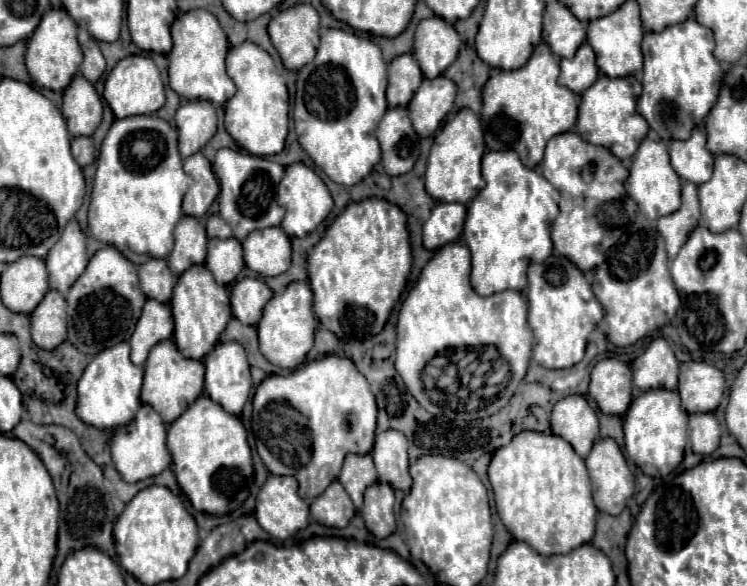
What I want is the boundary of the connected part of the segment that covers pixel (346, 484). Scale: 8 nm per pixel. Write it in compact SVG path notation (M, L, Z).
M349 454L345 458L343 470L339 474L339 482L343 482L343 488L351 496L357 510L363 506L363 494L365 490L377 482L377 470L373 466L373 458L369 454Z

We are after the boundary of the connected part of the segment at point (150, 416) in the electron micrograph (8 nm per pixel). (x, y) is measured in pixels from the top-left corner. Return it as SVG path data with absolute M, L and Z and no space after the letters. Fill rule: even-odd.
M147 404L139 408L137 418L131 424L113 430L113 438L111 438L113 466L119 470L125 482L147 480L151 476L161 474L165 468L169 468L171 454L167 452L167 446L165 446L165 434L167 434L167 426L159 418L159 414Z

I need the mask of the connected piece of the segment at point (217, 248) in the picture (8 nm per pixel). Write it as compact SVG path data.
M211 238L207 246L209 254L205 266L213 272L219 284L233 284L237 274L243 270L243 248L237 238Z

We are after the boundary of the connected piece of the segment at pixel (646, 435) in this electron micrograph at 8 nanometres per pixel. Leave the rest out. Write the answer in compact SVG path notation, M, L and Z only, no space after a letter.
M659 388L637 396L623 417L623 432L627 461L635 462L647 476L667 476L673 472L683 460L687 442L687 412L681 408L679 394Z

